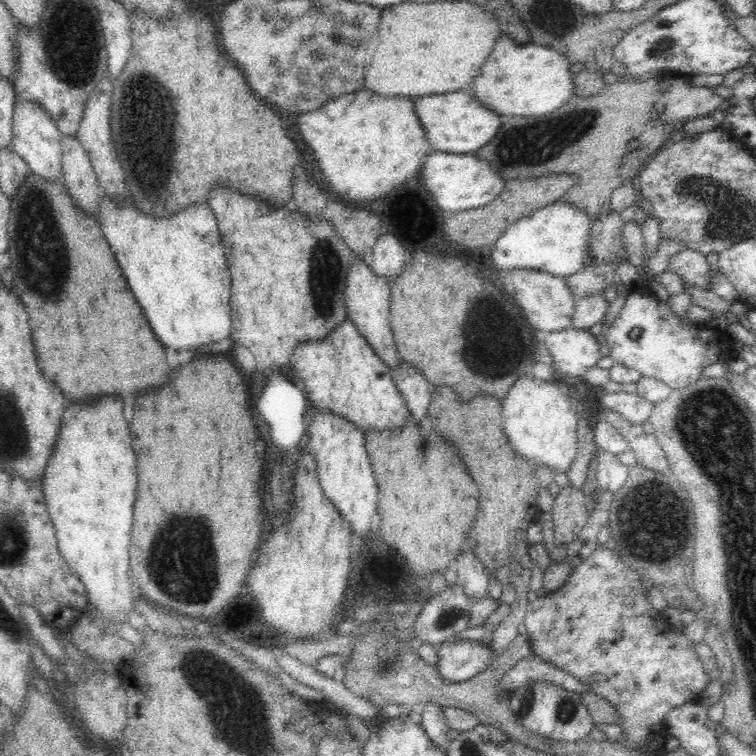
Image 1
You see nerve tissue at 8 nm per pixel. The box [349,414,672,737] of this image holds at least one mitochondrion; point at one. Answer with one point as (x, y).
(566, 708)

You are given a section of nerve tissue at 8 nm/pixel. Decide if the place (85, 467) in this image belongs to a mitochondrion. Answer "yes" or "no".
no

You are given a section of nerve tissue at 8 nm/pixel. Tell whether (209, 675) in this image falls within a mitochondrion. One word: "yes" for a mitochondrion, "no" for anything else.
yes

